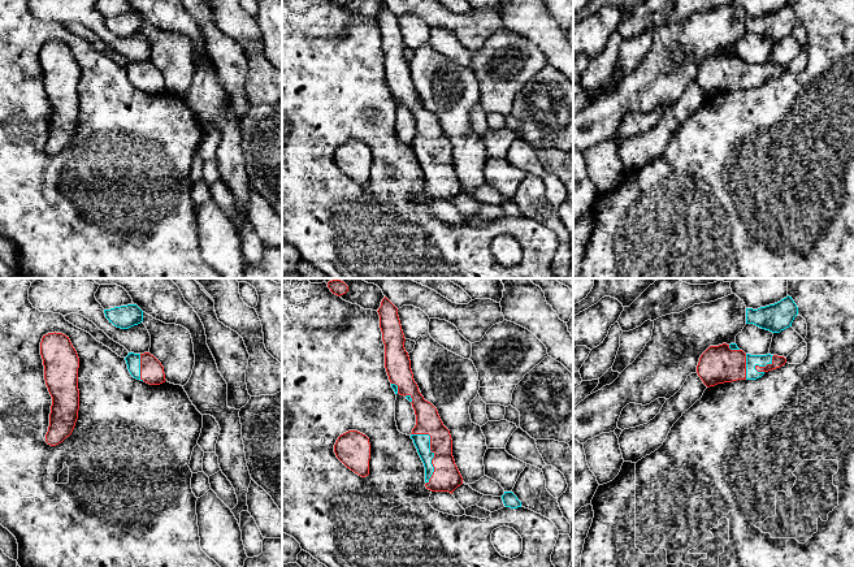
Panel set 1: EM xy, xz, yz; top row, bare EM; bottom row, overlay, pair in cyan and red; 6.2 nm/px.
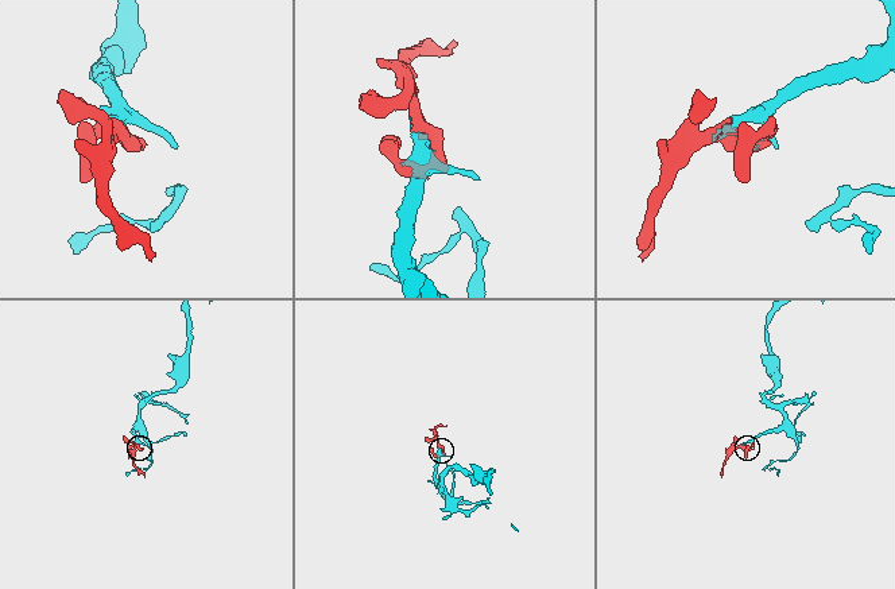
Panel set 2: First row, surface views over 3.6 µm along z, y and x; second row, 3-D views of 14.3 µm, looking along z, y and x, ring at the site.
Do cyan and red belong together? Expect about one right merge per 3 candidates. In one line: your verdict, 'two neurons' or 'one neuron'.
one neuron

